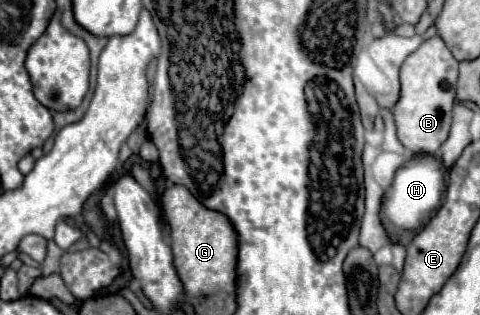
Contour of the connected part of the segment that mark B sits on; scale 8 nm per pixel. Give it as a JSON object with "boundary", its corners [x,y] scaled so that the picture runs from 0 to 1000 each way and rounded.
{"boundary":[[[906,111],[885,124],[835,213],[835,308],[819,346],[835,454],[856,486],[906,486],[935,429],[940,346],[948,327],[948,276],[956,194],[944,181],[927,130]]]}

